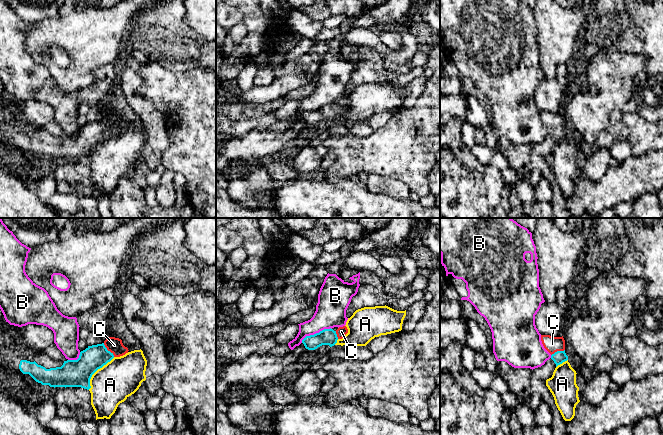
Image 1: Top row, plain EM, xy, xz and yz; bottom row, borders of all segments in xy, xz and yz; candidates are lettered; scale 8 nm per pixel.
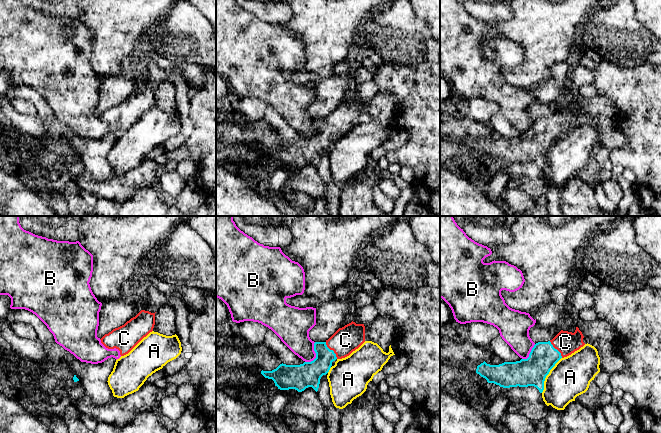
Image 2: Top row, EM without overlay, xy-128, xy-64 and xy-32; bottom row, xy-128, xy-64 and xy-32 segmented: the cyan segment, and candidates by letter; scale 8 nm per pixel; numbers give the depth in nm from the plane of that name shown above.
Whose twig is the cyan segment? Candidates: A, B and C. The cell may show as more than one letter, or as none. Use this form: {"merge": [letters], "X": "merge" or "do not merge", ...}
{"merge": ["C"], "A": "do not merge", "B": "do not merge", "C": "merge"}

